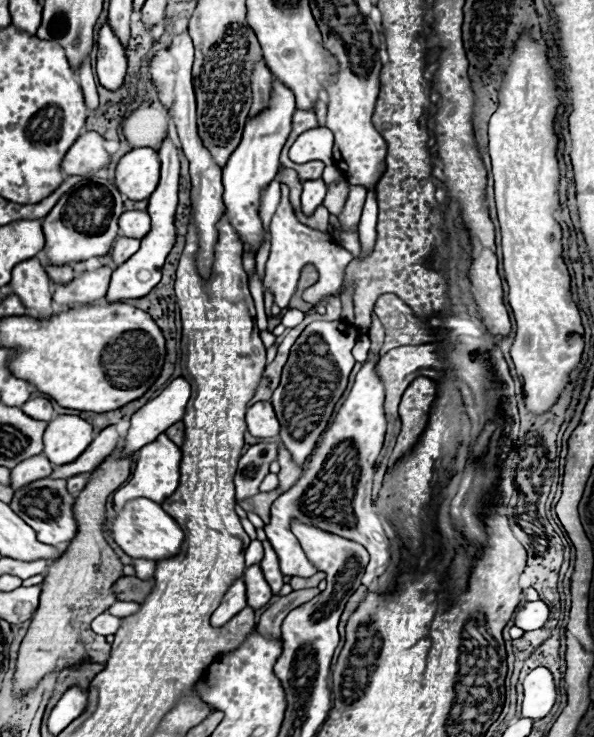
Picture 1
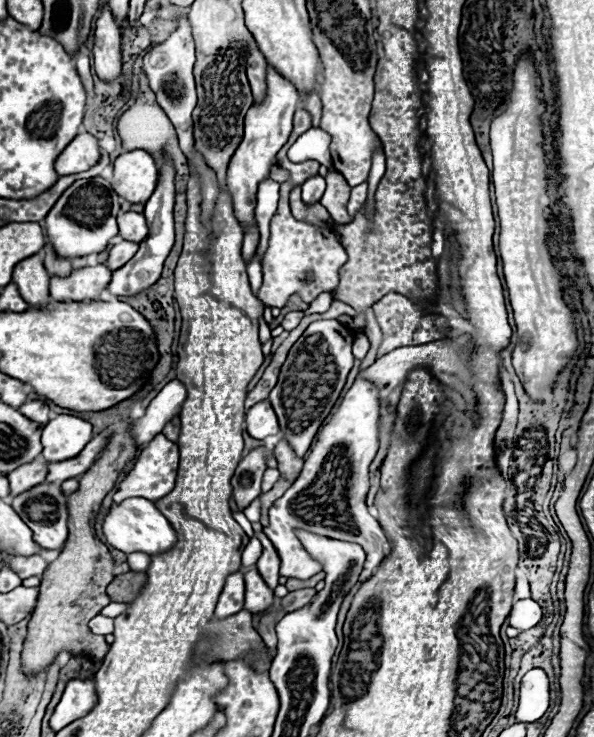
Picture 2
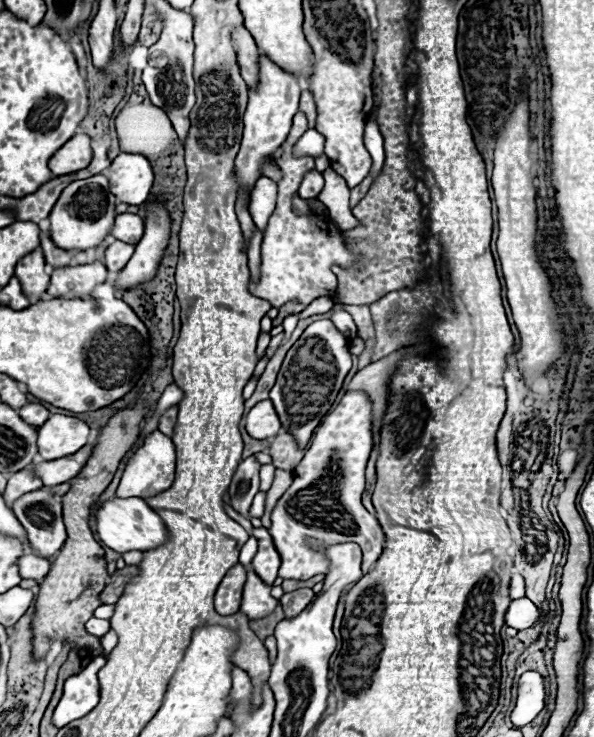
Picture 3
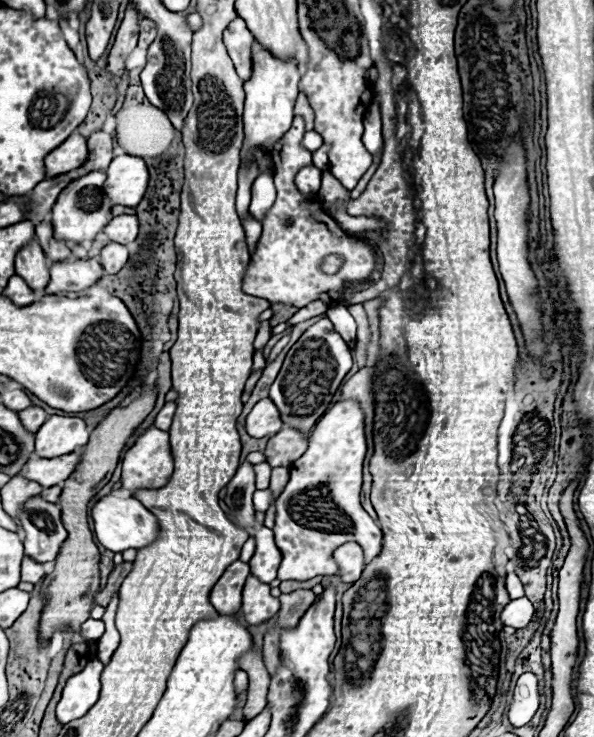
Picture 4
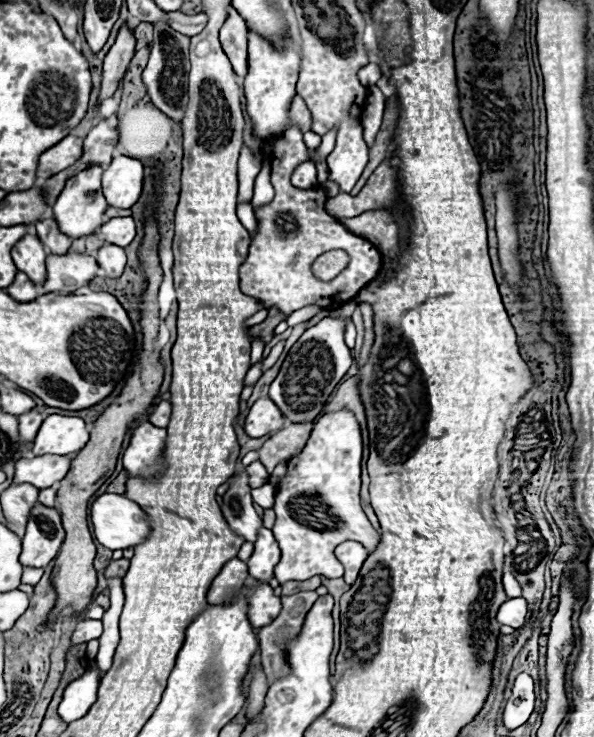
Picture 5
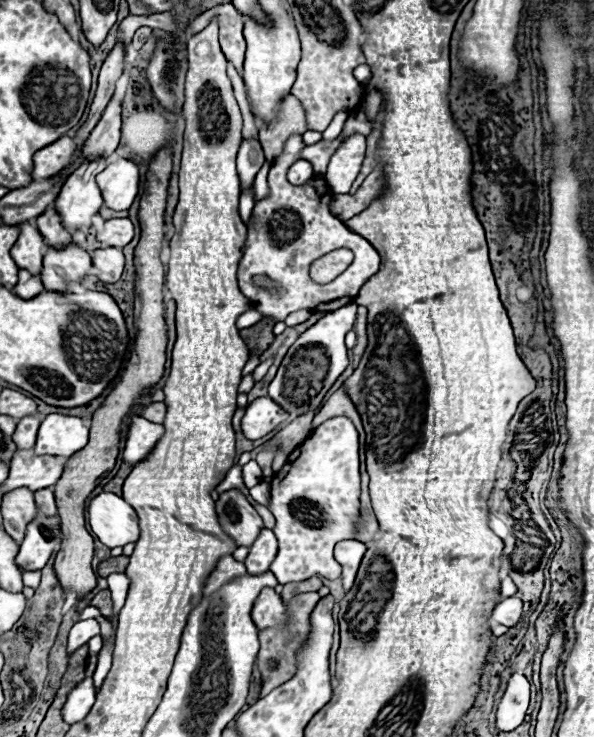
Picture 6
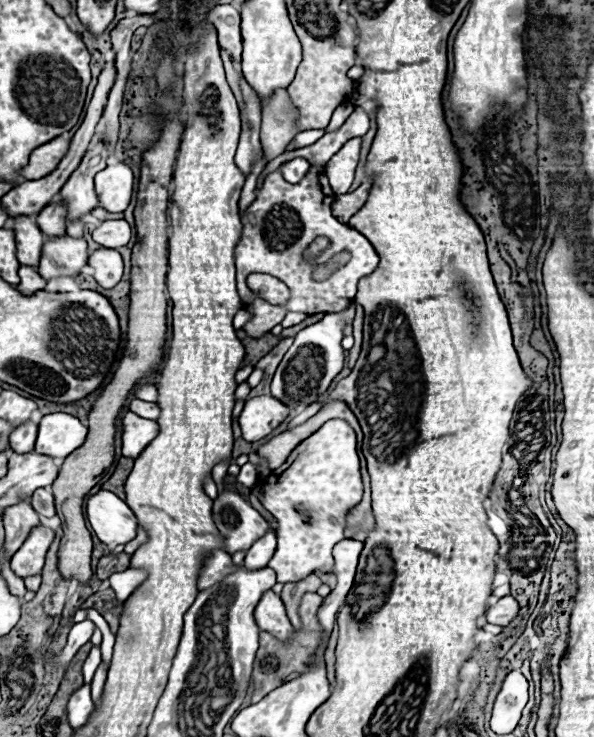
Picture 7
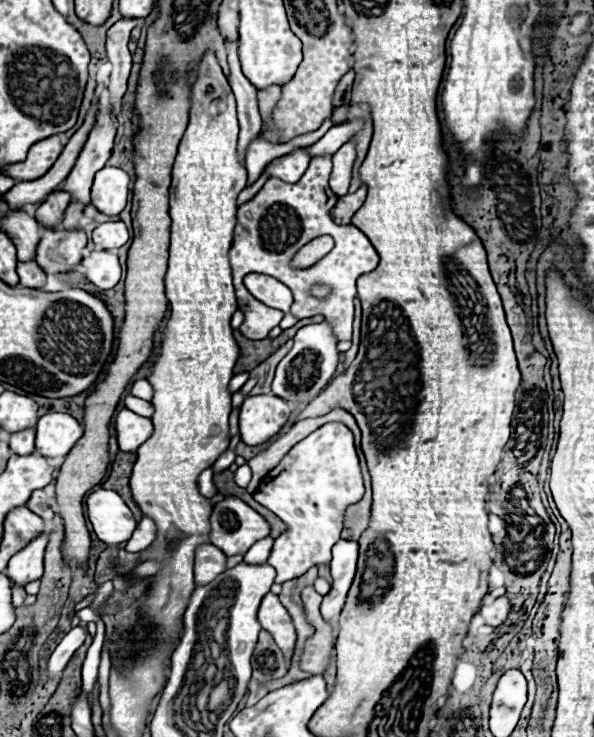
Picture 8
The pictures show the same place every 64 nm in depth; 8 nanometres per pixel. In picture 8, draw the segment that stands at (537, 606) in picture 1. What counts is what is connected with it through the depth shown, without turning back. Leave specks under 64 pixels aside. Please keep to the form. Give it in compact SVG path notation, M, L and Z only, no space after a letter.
M500 596L492 604L484 604L478 614L484 618L484 622L488 626L494 626L496 628L496 626L500 626L506 620L508 612L510 612L510 602L508 602L506 596Z

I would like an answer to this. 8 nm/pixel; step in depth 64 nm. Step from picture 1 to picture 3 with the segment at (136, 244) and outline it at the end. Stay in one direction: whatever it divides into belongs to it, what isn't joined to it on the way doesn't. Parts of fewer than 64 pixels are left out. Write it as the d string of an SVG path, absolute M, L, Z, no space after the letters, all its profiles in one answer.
M116 240L114 244L110 244L104 252L104 264L106 264L108 272L118 274L126 266L126 262L130 260L132 254L134 254L134 246L130 246L126 242Z

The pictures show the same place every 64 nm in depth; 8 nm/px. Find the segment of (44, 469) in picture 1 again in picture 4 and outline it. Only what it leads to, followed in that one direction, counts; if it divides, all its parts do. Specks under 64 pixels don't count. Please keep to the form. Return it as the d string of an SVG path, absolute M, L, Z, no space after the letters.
M14 476L10 478L10 482L2 488L2 504L4 504L4 510L8 512L8 516L12 520L16 520L18 524L18 532L22 532L22 524L20 524L20 512L24 508L24 504L38 496L42 492L42 486L40 484L34 484L32 480L26 480L22 476Z

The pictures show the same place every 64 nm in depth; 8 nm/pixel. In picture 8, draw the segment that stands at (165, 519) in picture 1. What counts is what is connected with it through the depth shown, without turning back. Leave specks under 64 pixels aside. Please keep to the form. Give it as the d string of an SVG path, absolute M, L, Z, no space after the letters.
M100 488L88 496L86 506L98 540L106 546L118 546L130 540L136 530L136 518L118 492Z

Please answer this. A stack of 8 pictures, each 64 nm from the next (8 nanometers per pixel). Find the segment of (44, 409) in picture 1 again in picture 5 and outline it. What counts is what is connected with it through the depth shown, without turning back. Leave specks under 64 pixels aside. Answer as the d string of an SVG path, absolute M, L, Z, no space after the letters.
M30 410L30 412L22 414L22 416L18 416L18 422L20 422L20 428L18 428L20 440L22 442L32 442L36 432L38 432L38 428L40 428L40 424L42 424L42 420L44 418L42 418L42 414L38 410Z

